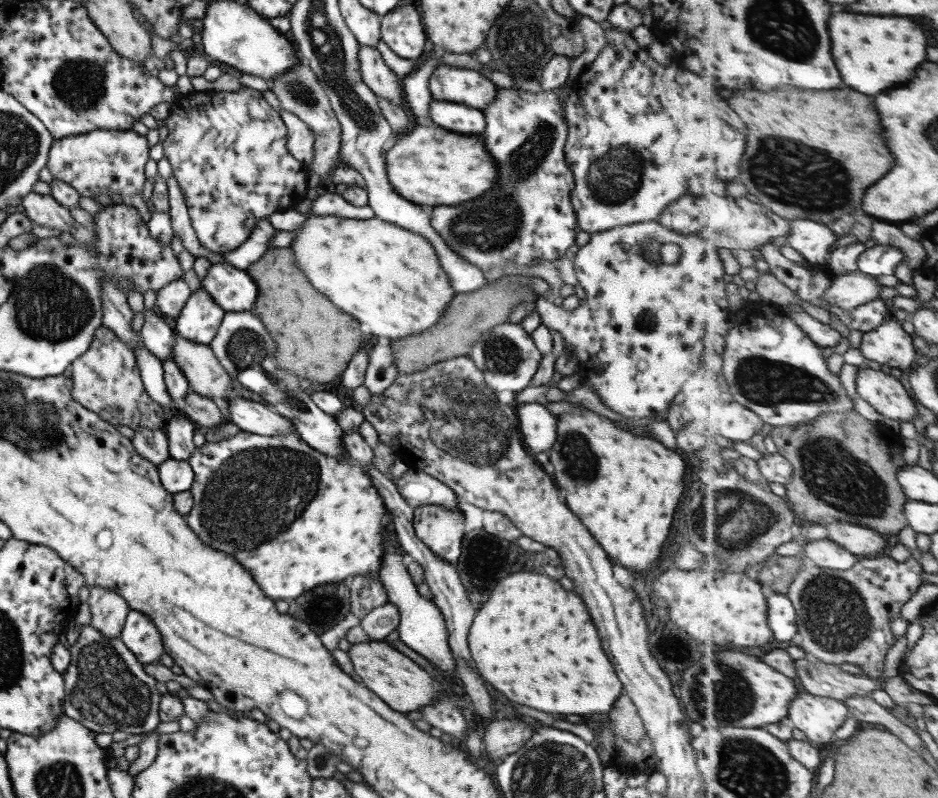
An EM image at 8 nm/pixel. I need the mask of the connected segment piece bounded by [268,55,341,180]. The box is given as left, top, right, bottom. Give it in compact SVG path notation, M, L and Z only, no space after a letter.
M301 58L295 65L291 65L287 71L283 71L281 75L275 75L272 78L270 90L275 94L280 110L286 110L294 114L302 120L313 133L313 160L307 168L307 172L315 173L319 180L324 179L338 162L337 154L339 152L339 144L341 144L341 125L335 119L335 113L329 105L329 99L325 95L325 91L319 85L315 73L311 71L311 67L307 64L307 59Z

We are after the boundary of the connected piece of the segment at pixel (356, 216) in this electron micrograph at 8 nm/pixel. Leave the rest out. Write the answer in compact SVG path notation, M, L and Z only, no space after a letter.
M327 192L313 200L312 208L308 215L328 215L344 217L354 220L368 220L374 218L373 209L369 206L355 207L348 204L337 192Z

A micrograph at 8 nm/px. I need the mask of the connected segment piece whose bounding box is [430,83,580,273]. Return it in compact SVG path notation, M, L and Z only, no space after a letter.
M564 83L556 89L548 91L541 91L535 94L528 91L522 91L520 89L507 89L497 87L497 93L495 93L495 99L482 110L485 121L485 136L483 136L483 144L485 144L485 150L489 152L489 156L493 156L495 164L497 164L497 180L491 190L487 190L485 194L473 198L471 202L465 202L465 206L437 206L431 210L430 226L433 231L443 240L443 243L461 258L465 258L469 265L475 266L481 273L497 269L498 267L504 267L505 264L516 264L519 266L530 265L529 262L533 258L538 258L541 262L555 261L559 257L563 257L563 253L570 246L575 245L575 237L580 232L580 228L577 225L574 210L570 201L570 192L573 188L573 176L567 164L564 161L563 144L565 144L565 138L567 138L567 123L563 118L563 104L561 104L561 94L568 94L570 86Z

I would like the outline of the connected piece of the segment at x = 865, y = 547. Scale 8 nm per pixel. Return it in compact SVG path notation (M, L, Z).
M833 520L831 524L825 522L825 525L829 528L829 537L833 542L841 544L843 548L846 548L849 552L860 557L863 555L877 556L876 554L881 554L881 552L887 548L887 540L883 538L880 532L877 532L877 530L873 530L872 528L844 523L837 520Z

